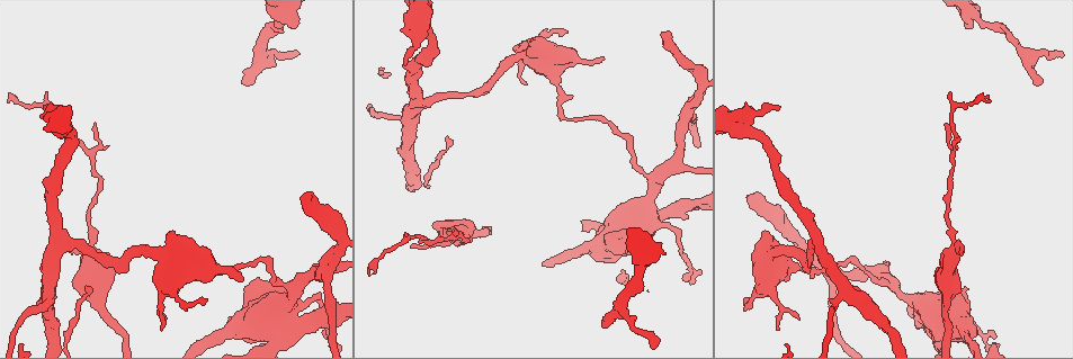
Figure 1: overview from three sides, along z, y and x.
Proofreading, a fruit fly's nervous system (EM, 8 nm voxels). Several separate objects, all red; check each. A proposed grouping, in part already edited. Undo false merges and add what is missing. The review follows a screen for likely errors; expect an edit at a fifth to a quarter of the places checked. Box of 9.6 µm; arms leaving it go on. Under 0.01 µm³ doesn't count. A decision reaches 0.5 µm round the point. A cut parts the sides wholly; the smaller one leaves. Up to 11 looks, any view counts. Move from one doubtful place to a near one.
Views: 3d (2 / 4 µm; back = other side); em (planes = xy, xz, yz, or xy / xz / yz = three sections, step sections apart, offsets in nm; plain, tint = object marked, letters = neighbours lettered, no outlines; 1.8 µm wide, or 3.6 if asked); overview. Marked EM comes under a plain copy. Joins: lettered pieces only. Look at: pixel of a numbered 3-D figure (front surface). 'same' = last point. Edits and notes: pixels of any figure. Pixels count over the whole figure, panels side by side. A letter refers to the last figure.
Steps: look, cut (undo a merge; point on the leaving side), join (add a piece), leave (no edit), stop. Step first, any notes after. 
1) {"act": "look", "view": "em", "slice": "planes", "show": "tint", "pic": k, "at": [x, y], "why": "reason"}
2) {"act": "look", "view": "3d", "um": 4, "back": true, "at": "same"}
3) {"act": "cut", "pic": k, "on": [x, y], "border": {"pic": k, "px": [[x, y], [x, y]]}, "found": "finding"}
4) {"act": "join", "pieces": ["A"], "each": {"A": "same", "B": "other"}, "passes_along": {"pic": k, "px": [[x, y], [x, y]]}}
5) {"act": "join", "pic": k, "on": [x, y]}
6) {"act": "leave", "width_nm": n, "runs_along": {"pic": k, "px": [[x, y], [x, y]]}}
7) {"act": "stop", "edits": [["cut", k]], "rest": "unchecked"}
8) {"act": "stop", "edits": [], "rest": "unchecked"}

{"act": "look", "view": "3d", "um": 4, "pic": 1, "at": [177, 299]}

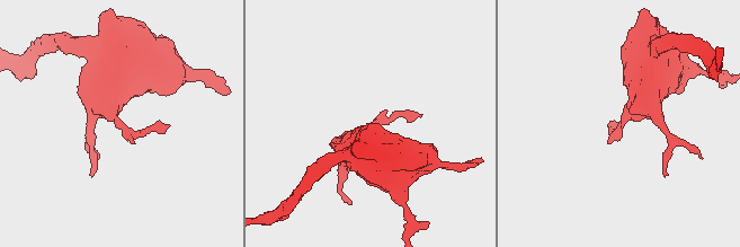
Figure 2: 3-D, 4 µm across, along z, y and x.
{"act": "look", "view": "em", "slice": "xz", "step": 4, "show": "letters", "pic": 2, "at": [374, 122], "why": "need the tissue"}

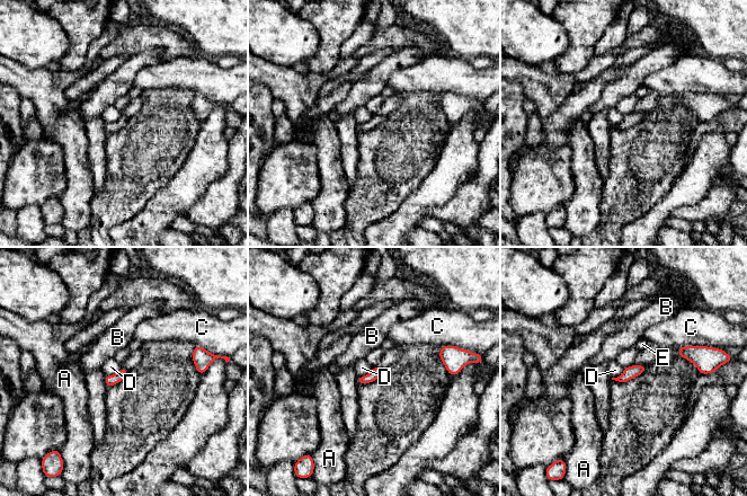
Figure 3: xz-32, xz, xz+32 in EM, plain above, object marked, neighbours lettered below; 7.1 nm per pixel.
{"act": "leave", "width_nm": 80, "each": {"A": "other", "B": "other", "C": "other", "D": "other", "E": "other"}, "border": {"pic": 3, "px": [[121, 366], [115, 373], [105, 377]]}, "found": "one neuron here"}

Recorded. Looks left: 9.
{"act": "look", "view": "3d", "um": 2, "pic": 1, "at": [413, 174], "why": "three-way junction"}

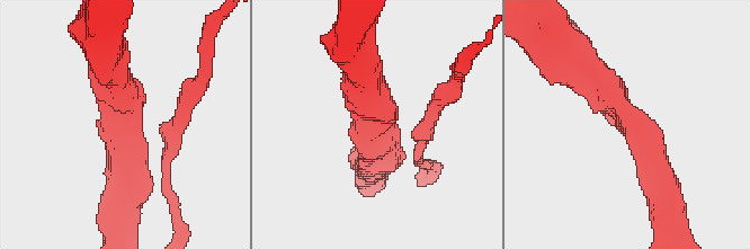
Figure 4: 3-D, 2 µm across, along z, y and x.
{"act": "look", "view": "em", "slice": "planes", "show": "letters", "pic": 4, "at": [127, 127], "arms": 3, "why": "need the tissue"}

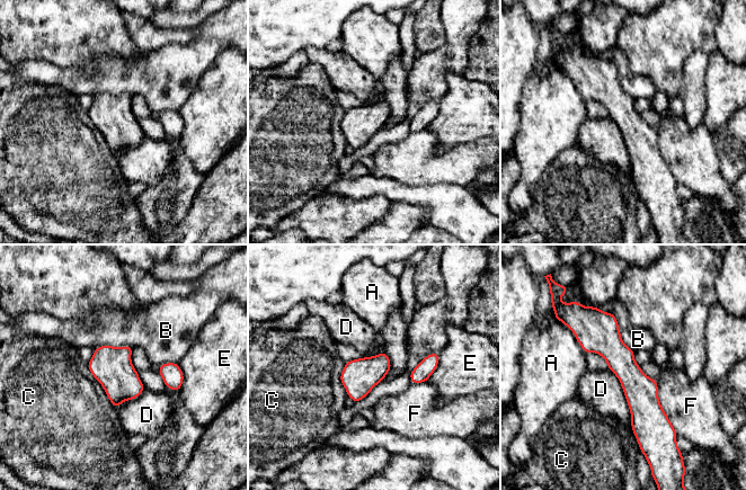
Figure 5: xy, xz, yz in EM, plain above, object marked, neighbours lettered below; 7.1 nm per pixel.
{"act": "leave", "each": {"A": "other", "B": "other", "C": "other", "D": "other", "E": "other", "F": "other"}, "border": {"pic": 5, "px": [[607, 367], [623, 392], [631, 427]]}, "found": "one neuron here"}

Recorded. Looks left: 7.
{"act": "look", "view": "em", "um": 3.6, "slice": "planes", "show": "tint", "pic": 1, "at": [955, 252], "why": "a fork"}

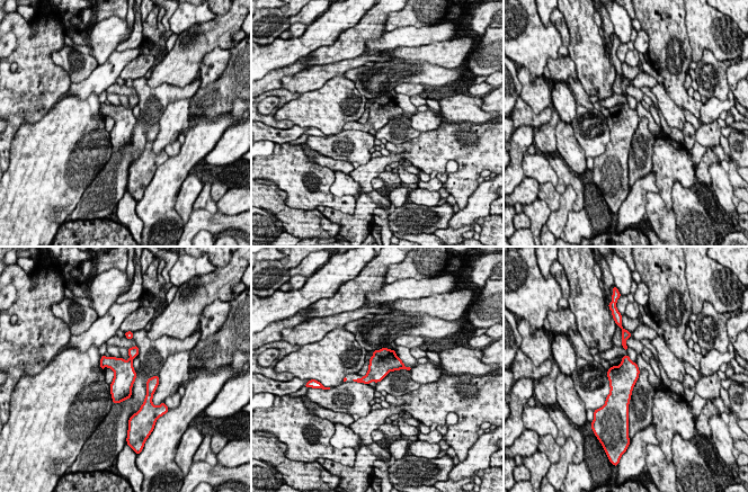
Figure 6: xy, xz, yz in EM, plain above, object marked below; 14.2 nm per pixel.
{"act": "look", "view": "em", "um": 3.6, "slice": "planes", "show": "letters", "at": "same", "why": "see the neighbours"}

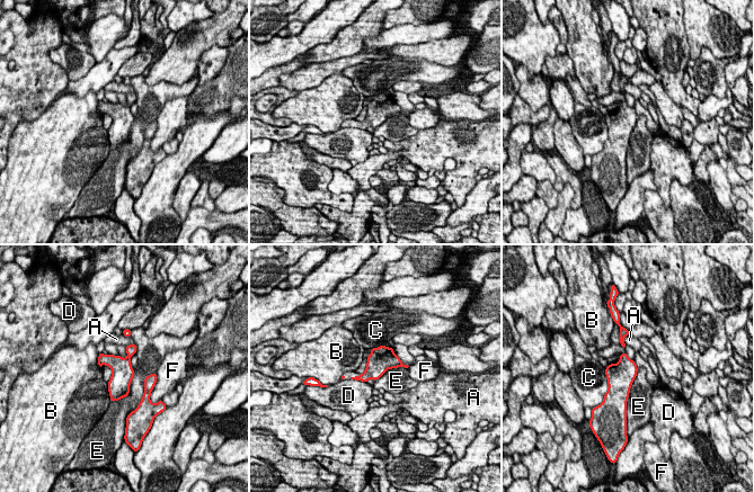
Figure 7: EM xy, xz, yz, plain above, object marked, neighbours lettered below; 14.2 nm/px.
{"act": "leave", "longest_contact_nm": ["E", 600], "each": {"A": "other", "B": "other", "C": "other", "D": "other", "E": "other", "F": "other"}, "found": "all the same neuron"}

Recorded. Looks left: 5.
{"act": "look", "view": "3d", "um": 2, "pic": 1, "at": [957, 147], "why": "branch stops here"}

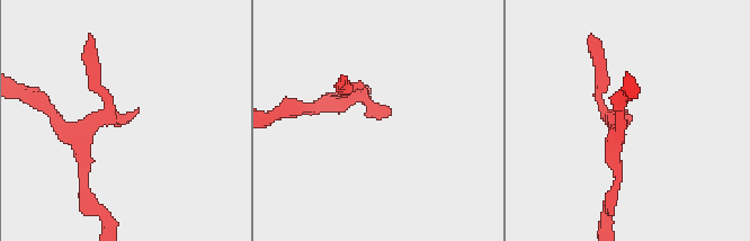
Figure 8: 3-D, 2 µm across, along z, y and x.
{"act": "look", "view": "em", "um": 3.6, "slice": "planes", "show": "letters", "pic": 8, "at": [626, 110], "why": "shape alone is not enough"}

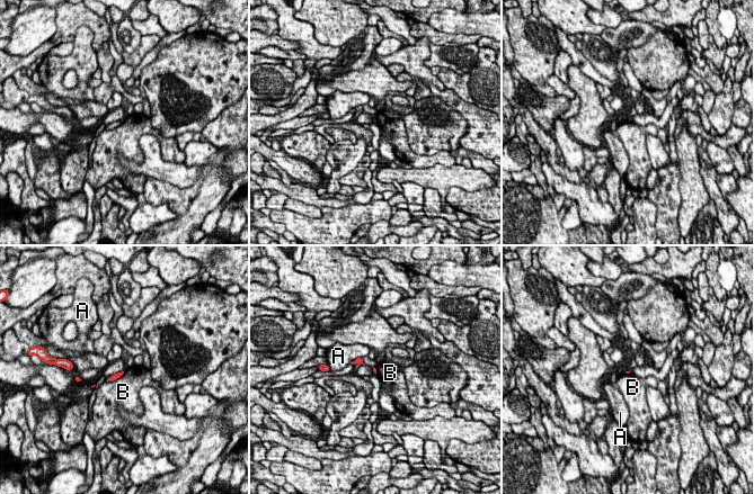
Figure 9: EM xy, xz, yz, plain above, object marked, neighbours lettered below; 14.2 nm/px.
{"act": "leave", "each": {"A": "other", "B": "other"}, "border": {"pic": 9, "px": [[124, 371], [115, 379], [108, 380]]}, "found": "none of them fits"}

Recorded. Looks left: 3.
{"act": "stop", "edits": [], "rest": "unchecked"}

